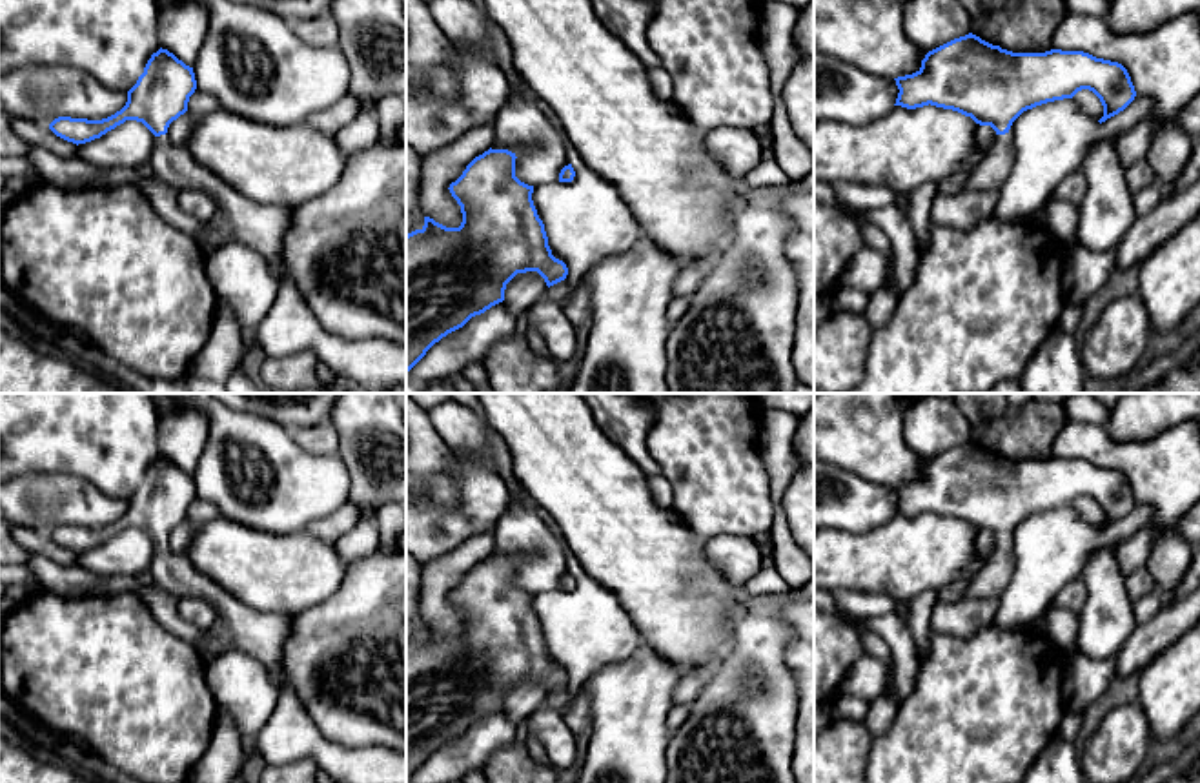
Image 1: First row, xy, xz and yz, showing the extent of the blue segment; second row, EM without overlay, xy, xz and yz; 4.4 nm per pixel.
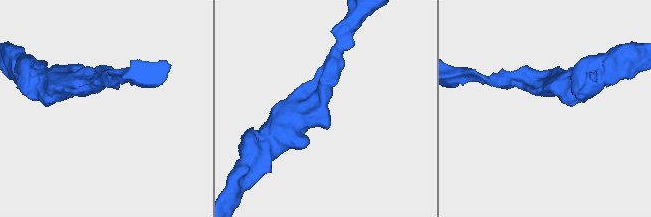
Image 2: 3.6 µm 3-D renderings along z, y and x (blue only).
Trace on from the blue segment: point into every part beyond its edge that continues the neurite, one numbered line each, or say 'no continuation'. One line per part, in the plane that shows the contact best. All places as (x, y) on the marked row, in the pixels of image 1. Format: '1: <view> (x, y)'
1: xy (290, 326)

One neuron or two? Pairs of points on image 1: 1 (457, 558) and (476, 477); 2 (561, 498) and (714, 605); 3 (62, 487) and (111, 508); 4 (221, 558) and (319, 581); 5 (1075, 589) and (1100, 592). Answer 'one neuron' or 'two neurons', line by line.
1: two neurons
2: one neuron
3: one neuron
4: one neuron
5: two neurons

